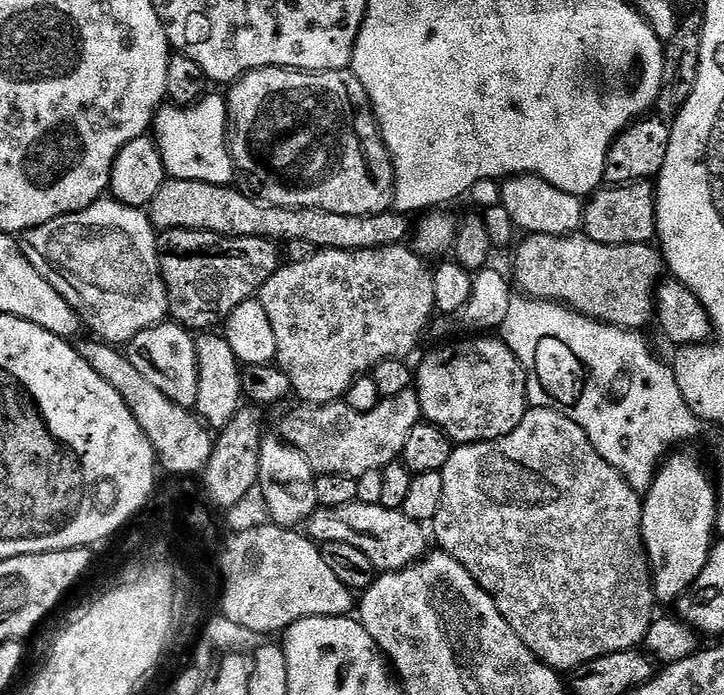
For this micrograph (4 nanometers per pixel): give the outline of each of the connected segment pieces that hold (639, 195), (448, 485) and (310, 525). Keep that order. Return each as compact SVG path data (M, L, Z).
M652 180L604 186L591 193L583 205L583 235L603 244L646 244L657 239L656 189Z
M529 407L528 413L506 434L497 440L484 440L481 444L462 444L453 447L450 462L442 472L442 506L438 514L430 521L430 532L438 543L439 551L450 554L468 573L490 594L494 606L506 618L506 622L522 638L522 642L537 656L543 664L549 664L561 674L615 652L630 652L643 645L650 630L658 607L656 592L652 589L652 567L648 565L648 555L642 538L642 510L644 502L641 493L635 492L628 479L620 473L590 442L584 428L566 418L560 412L549 408Z
M347 504L333 508L317 507L306 522L306 532L317 544L346 542L362 550L366 558L376 567L377 573L401 572L418 560L423 560L430 551L430 532L425 525L406 518L403 510L390 510L380 504Z

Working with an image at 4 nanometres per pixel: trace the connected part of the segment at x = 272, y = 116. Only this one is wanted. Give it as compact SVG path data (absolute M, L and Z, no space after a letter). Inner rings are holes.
M259 68L253 72L248 72L240 77L227 89L226 99L228 102L228 148L232 152L232 161L236 164L236 171L248 185L247 191L253 197L259 198L263 203L272 204L275 208L317 208L318 210L330 210L334 214L354 214L355 216L377 216L379 212L389 211L392 204L392 189L394 187L394 173L392 170L392 155L388 153L387 146L384 145L384 140L380 136L380 126L376 123L376 114L366 90L362 86L362 82L351 70L341 70L339 72L301 72L294 68Z

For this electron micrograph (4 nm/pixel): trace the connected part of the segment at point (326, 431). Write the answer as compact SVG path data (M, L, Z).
M415 390L402 394L385 396L374 410L359 413L345 402L335 404L311 405L301 403L300 408L292 408L284 416L284 421L278 429L285 444L294 446L302 454L306 454L306 462L321 476L350 476L358 477L366 474L366 470L380 470L387 464L395 464L404 455L406 438L414 426L421 423L420 403Z

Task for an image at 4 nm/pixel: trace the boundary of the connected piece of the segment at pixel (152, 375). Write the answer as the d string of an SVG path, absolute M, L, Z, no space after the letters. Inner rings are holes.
M165 322L142 330L126 345L126 355L152 385L158 386L166 398L178 406L195 409L198 398L198 358L196 340L189 329L175 323Z

